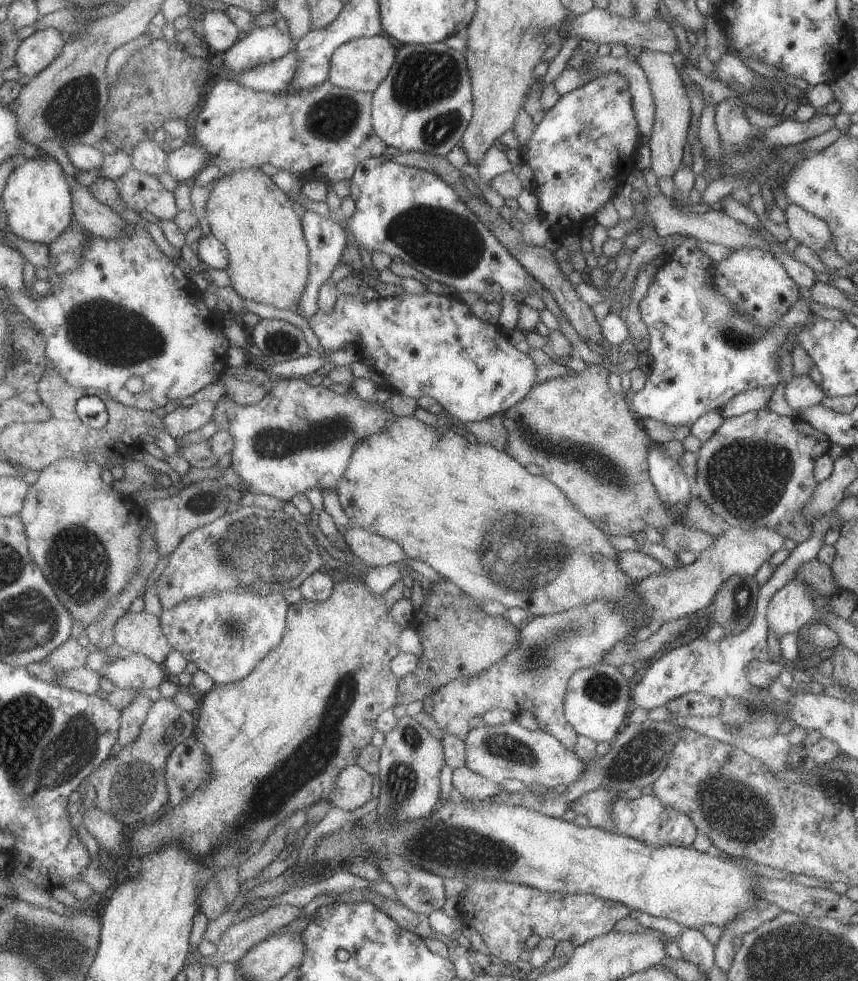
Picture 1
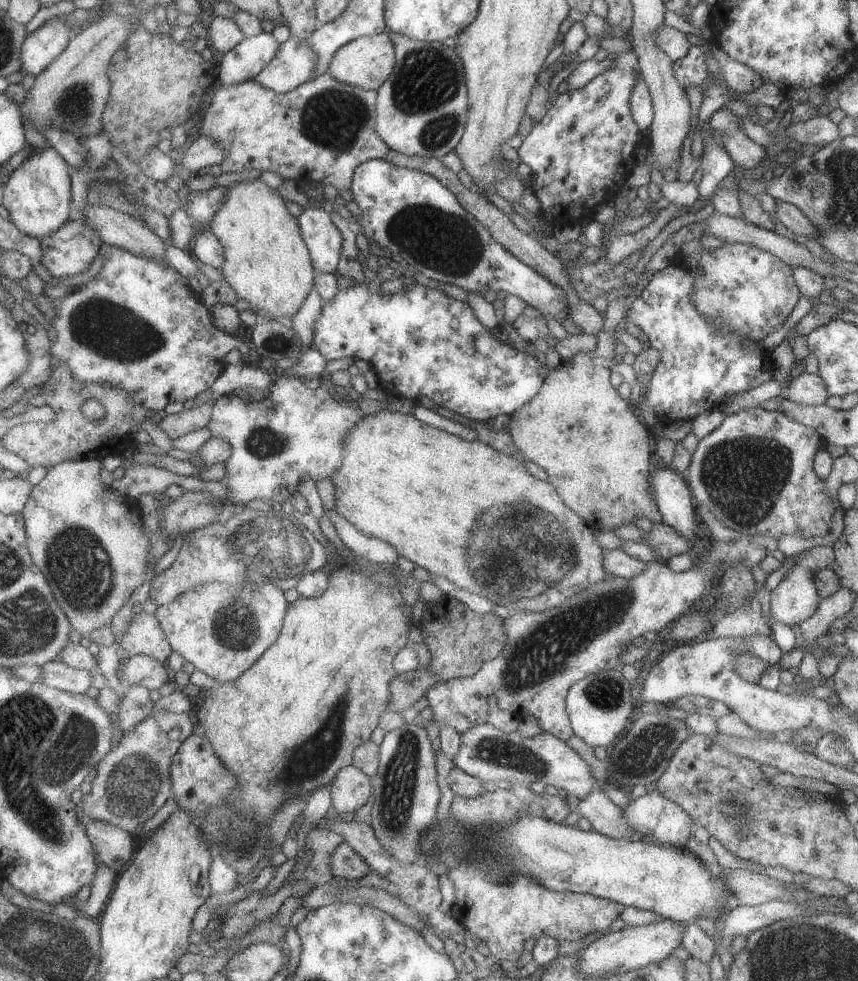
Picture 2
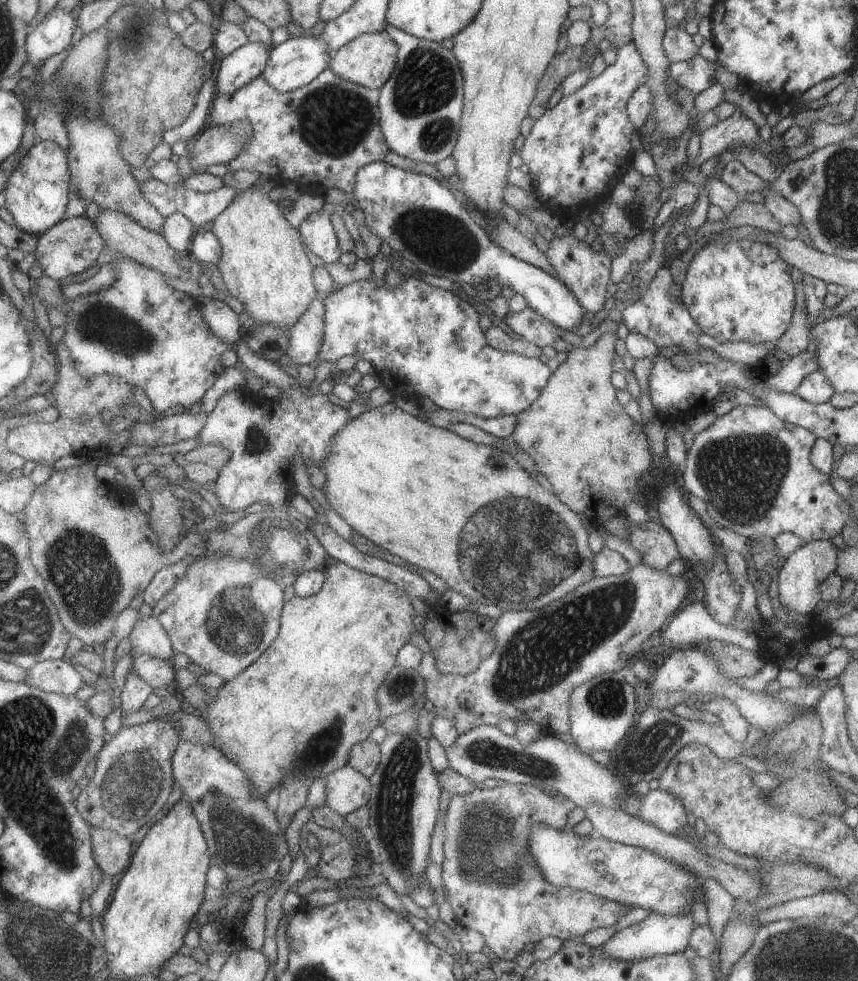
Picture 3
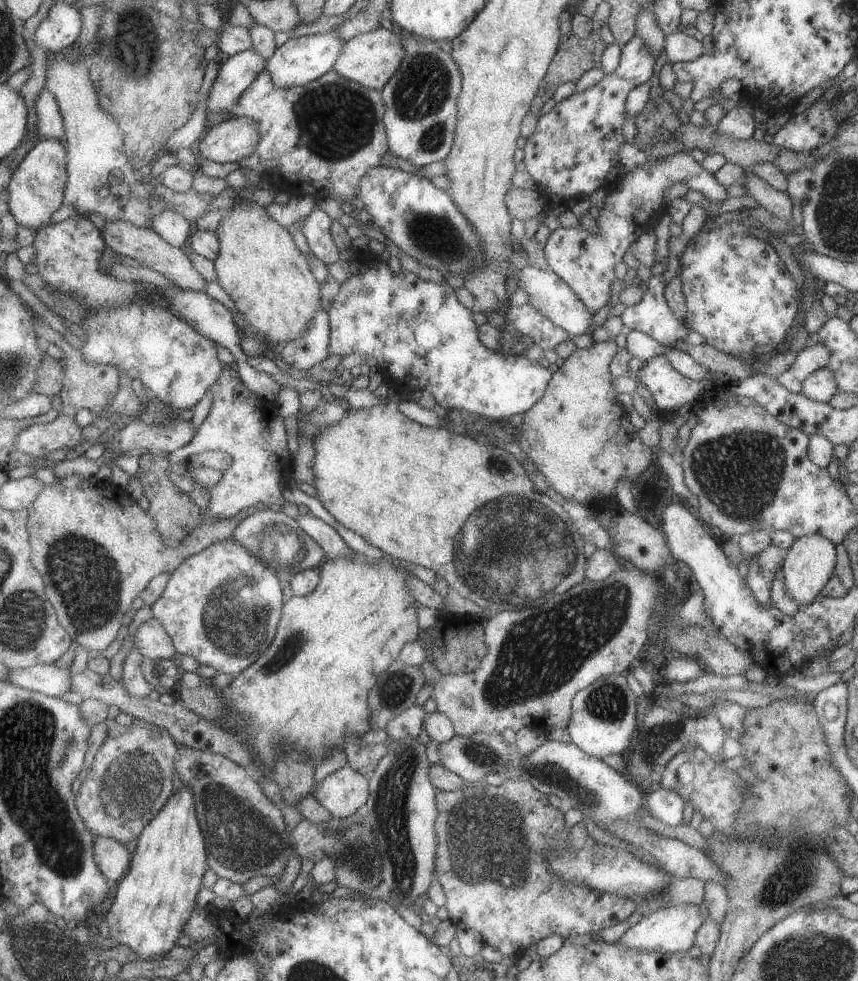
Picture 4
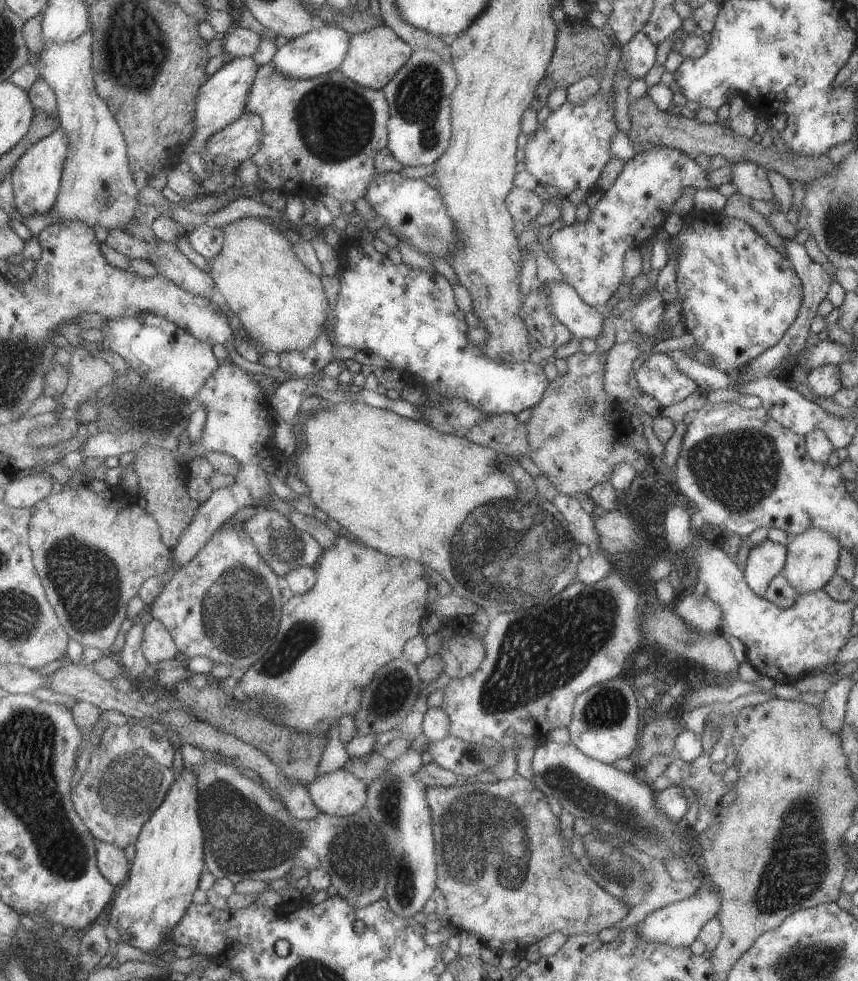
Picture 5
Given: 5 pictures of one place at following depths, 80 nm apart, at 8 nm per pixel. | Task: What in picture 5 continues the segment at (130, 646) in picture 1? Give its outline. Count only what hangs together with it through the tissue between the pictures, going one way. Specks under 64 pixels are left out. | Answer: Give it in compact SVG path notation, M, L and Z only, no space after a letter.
M157 619L147 624L143 632L143 650L149 663L164 662L181 657L178 645L167 626Z

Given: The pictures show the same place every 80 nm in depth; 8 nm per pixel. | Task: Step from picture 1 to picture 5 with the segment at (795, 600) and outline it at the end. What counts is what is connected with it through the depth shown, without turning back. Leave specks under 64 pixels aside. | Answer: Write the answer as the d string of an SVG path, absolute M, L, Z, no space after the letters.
M809 529L792 537L786 545L786 560L781 573L796 593L820 590L835 575L839 557L839 544L823 530Z

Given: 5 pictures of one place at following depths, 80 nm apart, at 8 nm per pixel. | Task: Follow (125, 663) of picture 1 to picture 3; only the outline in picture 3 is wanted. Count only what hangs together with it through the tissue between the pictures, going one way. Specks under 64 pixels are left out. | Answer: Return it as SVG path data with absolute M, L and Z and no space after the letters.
M138 655L133 659L133 669L155 690L165 688L171 691L175 688L173 675L177 676L177 668L172 660L163 660L151 655Z

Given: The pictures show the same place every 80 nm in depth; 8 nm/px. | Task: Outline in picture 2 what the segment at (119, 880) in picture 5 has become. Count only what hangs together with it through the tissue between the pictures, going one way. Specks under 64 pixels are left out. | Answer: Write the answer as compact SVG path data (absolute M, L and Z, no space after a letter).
M85 818L84 823L86 824L88 835L91 837L91 840L95 842L94 847L98 860L105 863L114 871L119 872L119 870L125 870L125 866L127 866L129 860L133 858L133 842L135 842L135 840L133 840L133 834L105 821Z

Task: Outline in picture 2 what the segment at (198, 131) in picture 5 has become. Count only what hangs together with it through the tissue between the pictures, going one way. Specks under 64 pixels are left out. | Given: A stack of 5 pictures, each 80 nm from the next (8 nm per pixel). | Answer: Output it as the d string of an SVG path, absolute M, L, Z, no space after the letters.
M269 32L247 37L233 50L223 54L217 76L218 84L229 86L255 80L281 47L282 44L277 42L275 35Z

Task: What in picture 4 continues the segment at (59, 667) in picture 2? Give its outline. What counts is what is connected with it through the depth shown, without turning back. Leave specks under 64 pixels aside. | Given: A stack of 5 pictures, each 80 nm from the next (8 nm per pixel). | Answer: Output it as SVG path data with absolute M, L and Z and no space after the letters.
M36 665L9 669L7 682L14 686L39 692L49 697L60 697L72 690L72 677L69 668L62 670L51 665Z

